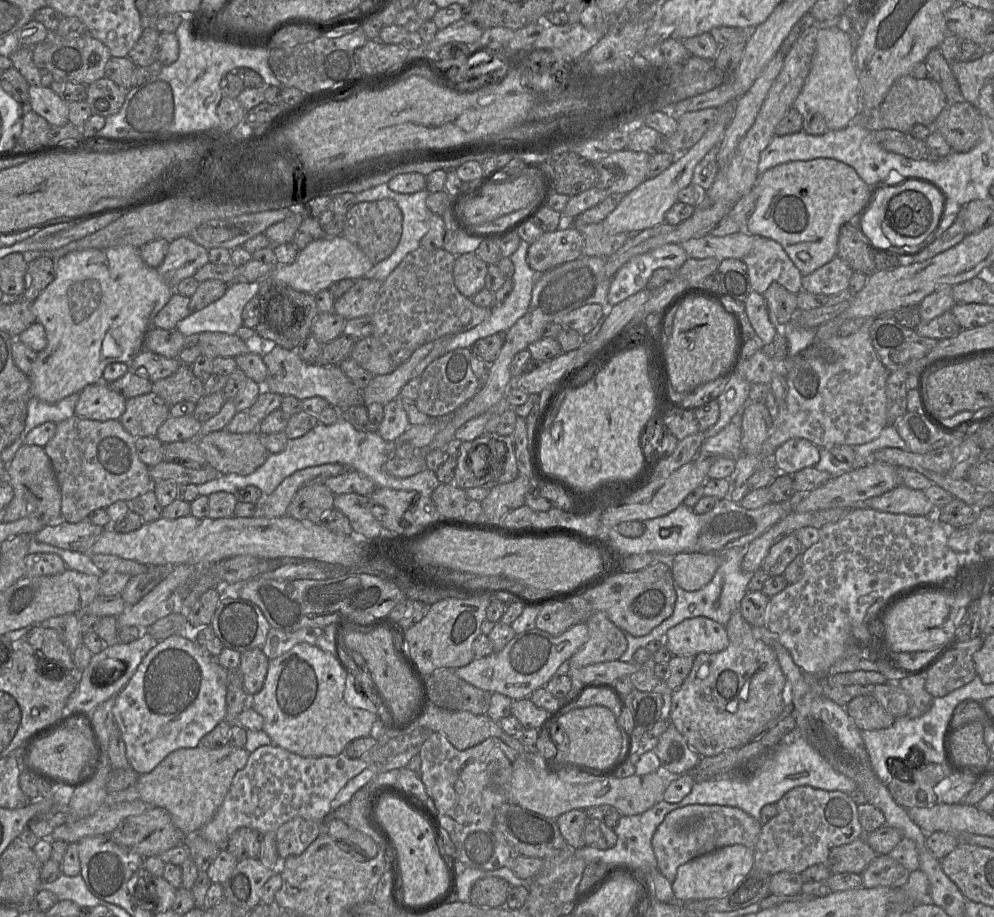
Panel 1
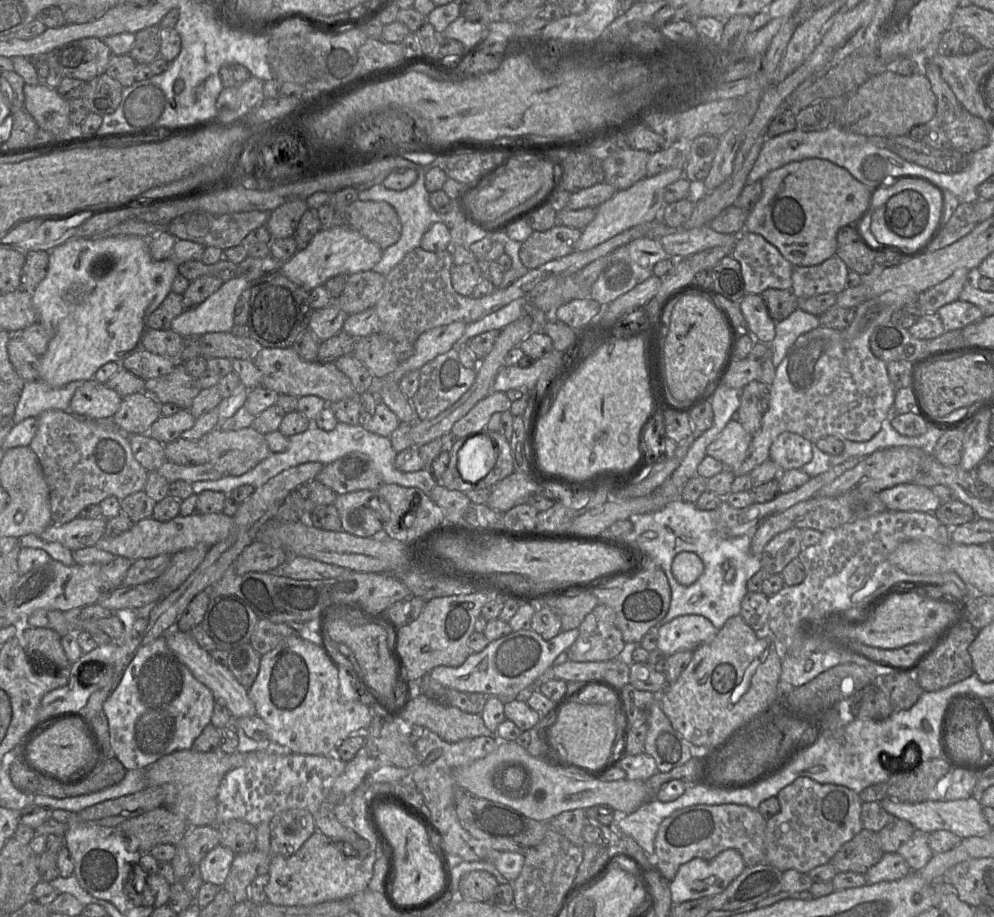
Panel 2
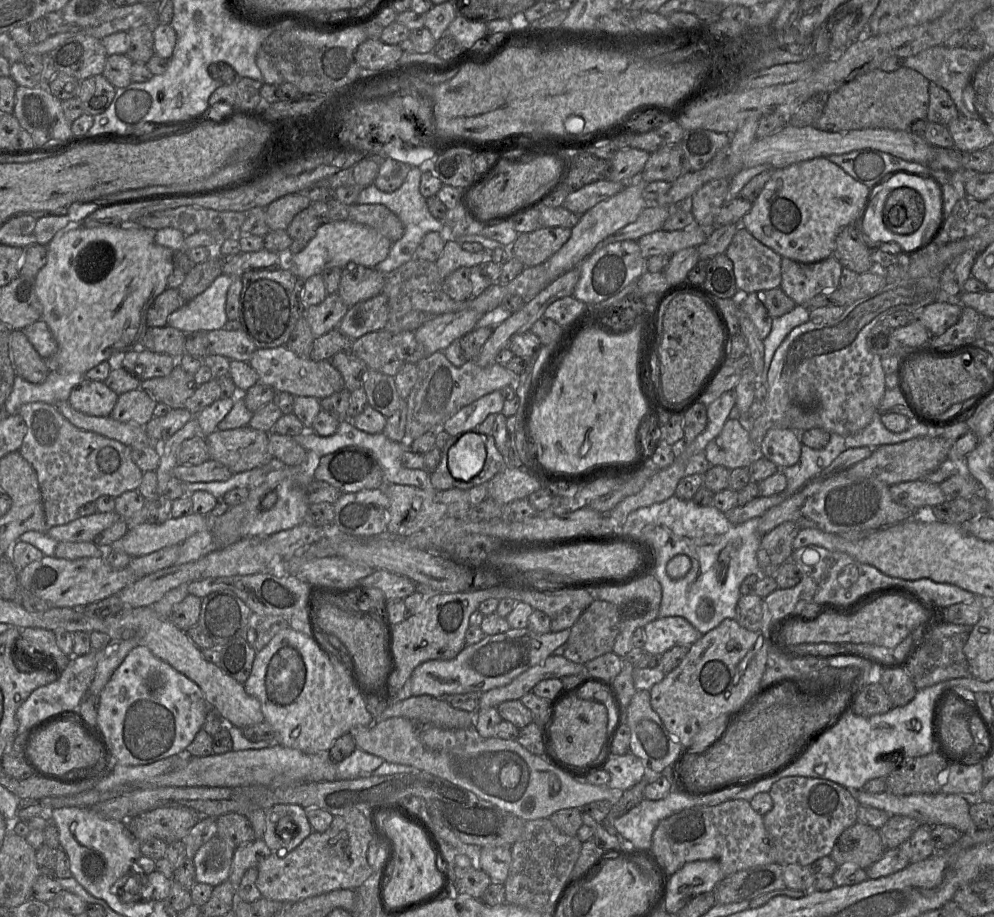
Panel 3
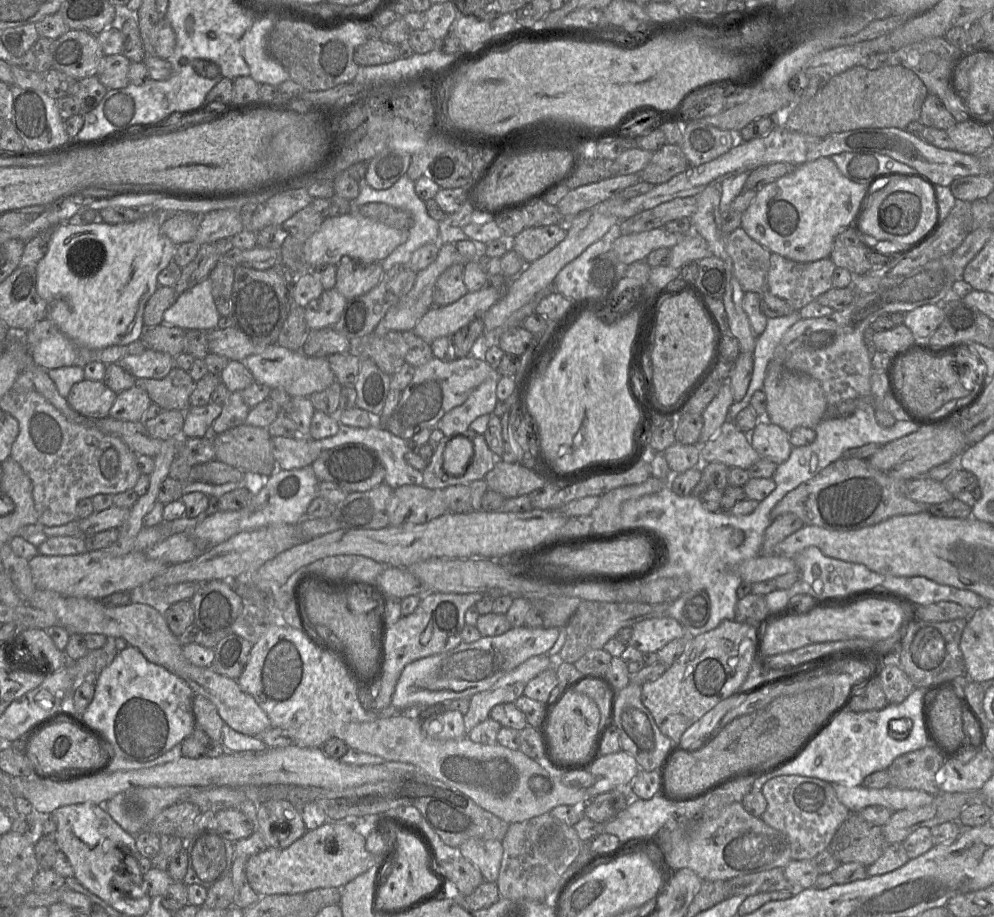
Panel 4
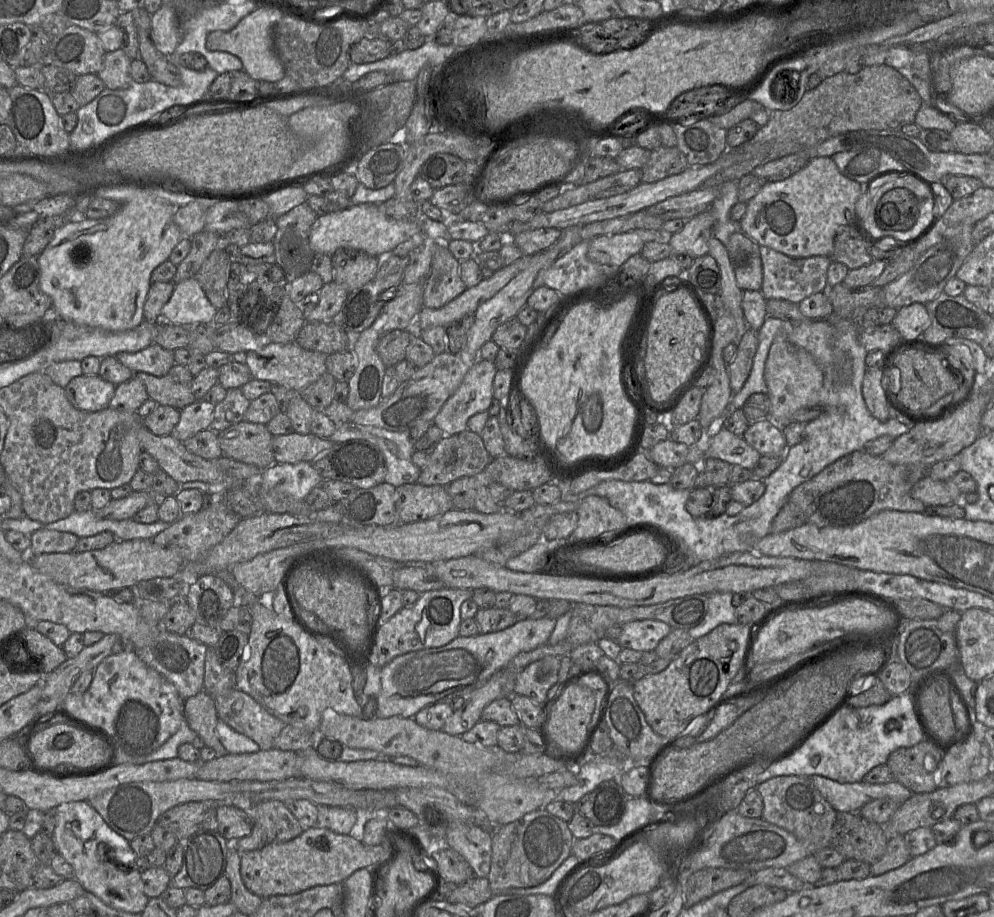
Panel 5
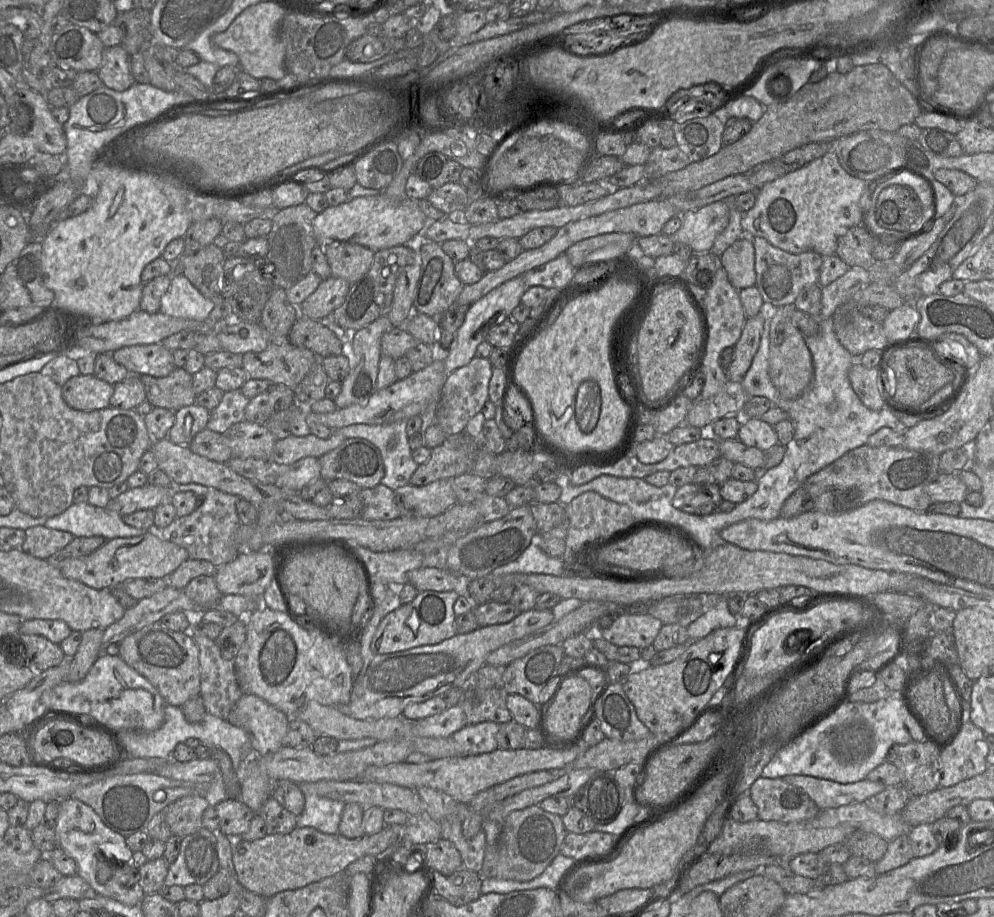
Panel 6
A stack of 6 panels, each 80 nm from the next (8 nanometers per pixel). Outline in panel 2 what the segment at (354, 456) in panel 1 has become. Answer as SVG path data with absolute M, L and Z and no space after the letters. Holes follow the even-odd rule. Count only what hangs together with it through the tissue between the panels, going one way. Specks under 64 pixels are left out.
M314 421L311 422L311 426L306 431L289 437L288 441L288 447L285 451L271 453L255 468L241 476L224 475L218 480L192 483L193 494L198 495L201 492L210 490L223 492L227 497L230 497L232 491L240 486L250 485L255 488L260 487L277 474L291 467L308 462L319 462L327 465L346 457L350 453L360 453L367 456L384 484L396 484L406 488L417 488L428 496L436 486L436 480L429 471L429 468L424 468L416 472L402 472L398 470L395 466L395 459L398 453L392 447L389 437L369 432L361 425L348 425L338 422L333 430L324 431L318 428Z

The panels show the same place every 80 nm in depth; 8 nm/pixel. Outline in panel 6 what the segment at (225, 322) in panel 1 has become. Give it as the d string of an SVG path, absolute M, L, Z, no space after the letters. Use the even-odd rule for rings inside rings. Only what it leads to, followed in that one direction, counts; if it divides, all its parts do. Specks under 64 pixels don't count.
M174 264L172 274L167 276L171 276L171 283L169 289L161 298L160 312L172 317L207 321L214 308L214 302L203 296L183 274L176 273Z

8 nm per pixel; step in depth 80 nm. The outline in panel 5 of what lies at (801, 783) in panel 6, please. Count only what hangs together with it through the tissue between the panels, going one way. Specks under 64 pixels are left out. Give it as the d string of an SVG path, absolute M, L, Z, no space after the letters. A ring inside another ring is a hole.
M811 775L811 776L799 776L799 777L808 777L822 795L822 797L838 812L838 813L857 813L859 810L868 802L879 799L879 798L889 798L896 801L899 804L905 802L913 793L893 780L889 783L882 784L870 784L864 781L855 782L855 783L839 783L829 778Z

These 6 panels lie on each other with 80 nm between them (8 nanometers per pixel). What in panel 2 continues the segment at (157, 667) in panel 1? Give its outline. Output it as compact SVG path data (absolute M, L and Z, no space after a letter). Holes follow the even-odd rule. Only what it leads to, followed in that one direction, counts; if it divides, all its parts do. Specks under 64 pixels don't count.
M165 636L140 647L119 677L119 683L103 704L114 757L127 770L145 770L175 751L189 750L204 728L211 723L215 707L211 690L199 682L167 646Z

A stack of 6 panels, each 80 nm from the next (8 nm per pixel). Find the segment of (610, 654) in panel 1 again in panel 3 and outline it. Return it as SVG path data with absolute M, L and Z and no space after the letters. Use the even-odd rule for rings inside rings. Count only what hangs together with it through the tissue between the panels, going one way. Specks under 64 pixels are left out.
M594 600L570 628L563 657L585 664L612 652L619 632L620 617L616 606L607 601Z

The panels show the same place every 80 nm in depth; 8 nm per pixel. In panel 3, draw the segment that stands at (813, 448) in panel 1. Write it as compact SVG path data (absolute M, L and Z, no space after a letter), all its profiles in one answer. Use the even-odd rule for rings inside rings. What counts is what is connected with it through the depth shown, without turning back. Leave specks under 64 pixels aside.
M771 428L763 438L759 455L772 461L781 470L798 462L801 448L799 433L788 428Z

